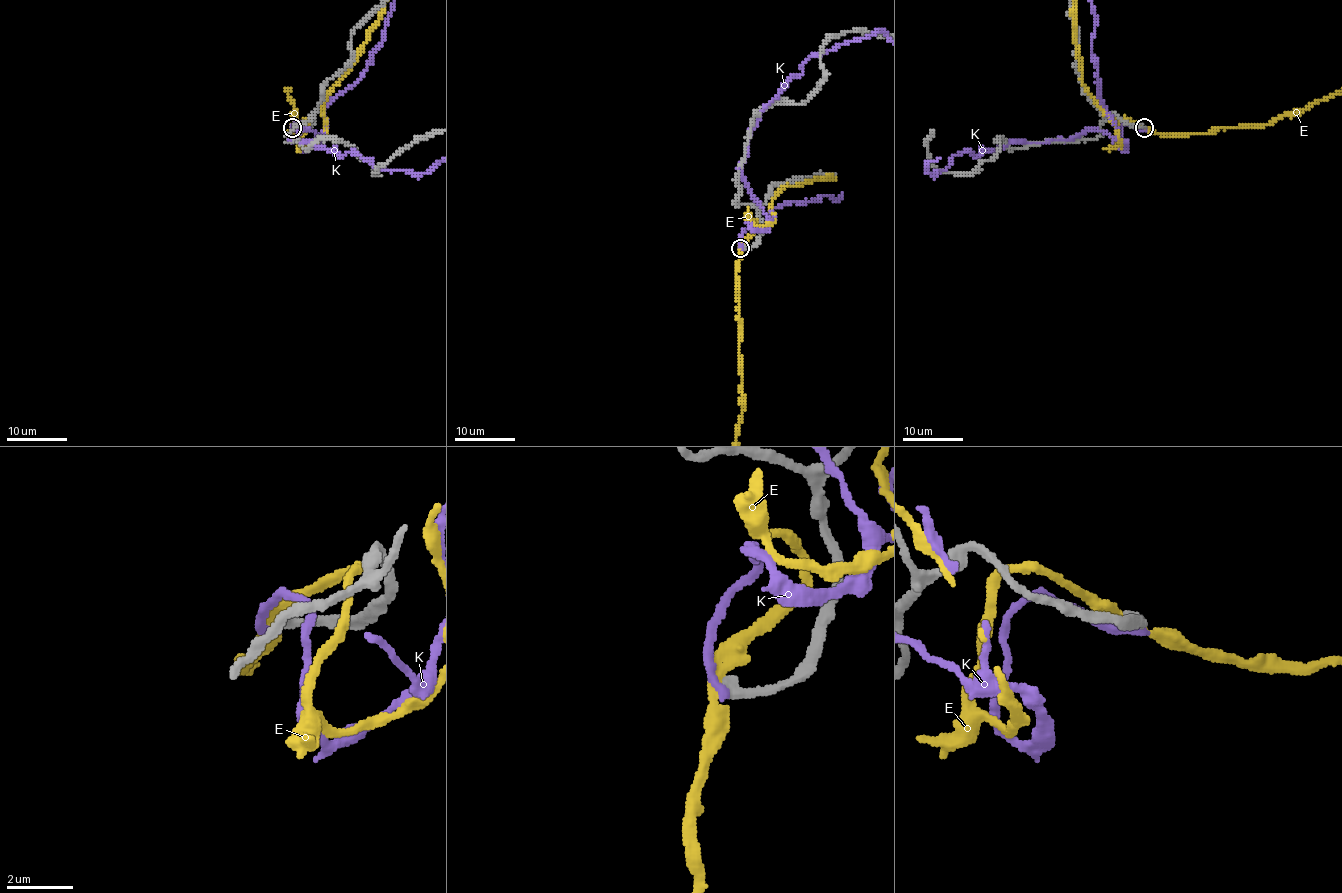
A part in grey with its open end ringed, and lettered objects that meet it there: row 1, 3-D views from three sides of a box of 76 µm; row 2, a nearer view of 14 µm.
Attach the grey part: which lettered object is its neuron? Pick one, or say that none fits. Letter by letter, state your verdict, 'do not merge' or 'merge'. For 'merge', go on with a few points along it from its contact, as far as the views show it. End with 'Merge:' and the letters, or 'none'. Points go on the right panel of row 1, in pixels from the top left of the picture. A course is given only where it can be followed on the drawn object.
E: do not merge
K: do not merge
Merge: none

